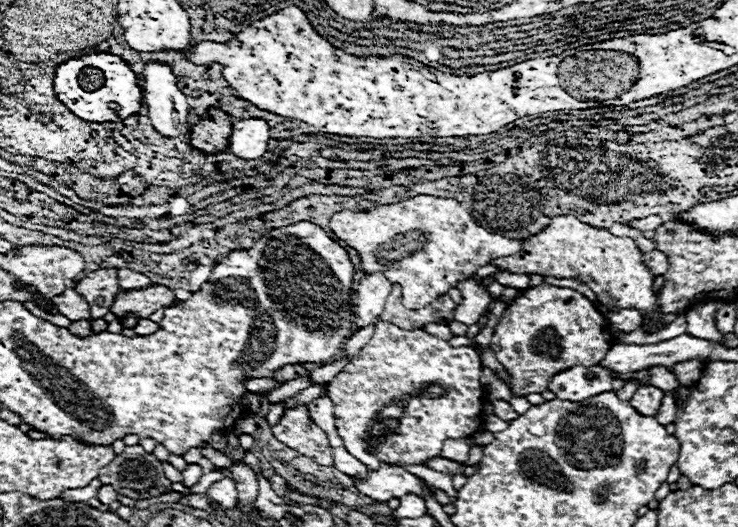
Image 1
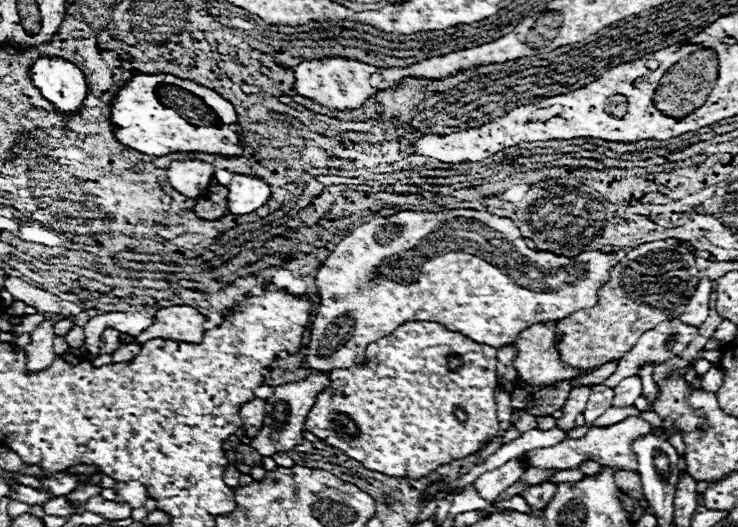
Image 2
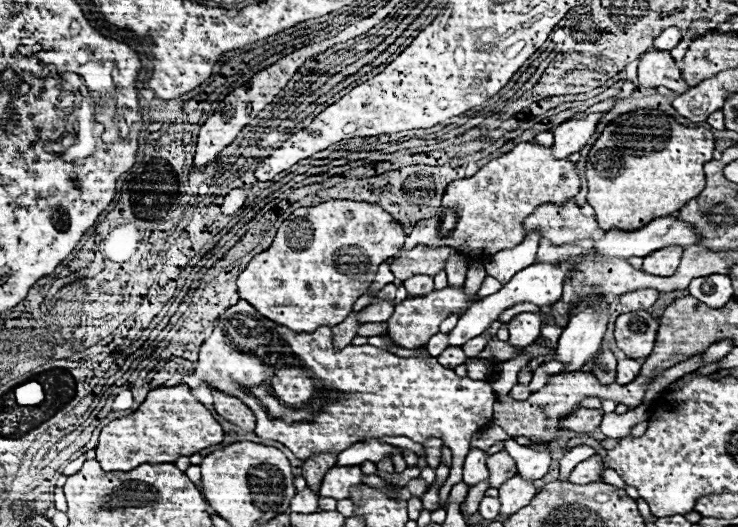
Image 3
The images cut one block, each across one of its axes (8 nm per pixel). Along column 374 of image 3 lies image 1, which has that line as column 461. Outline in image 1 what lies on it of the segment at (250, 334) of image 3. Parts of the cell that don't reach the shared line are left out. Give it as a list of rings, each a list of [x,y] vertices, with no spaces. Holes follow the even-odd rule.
[[[380,320],[376,326],[376,334],[370,338],[370,342],[328,384],[328,398],[334,404],[336,428],[340,438],[344,440],[346,450],[370,470],[376,470],[380,462],[422,464],[424,460],[436,458],[440,454],[442,442],[446,438],[466,438],[480,428],[480,406],[484,404],[484,388],[480,384],[480,376],[482,362],[474,348],[452,348],[446,340],[434,338],[428,332],[402,330],[398,326],[392,326],[390,322]]]

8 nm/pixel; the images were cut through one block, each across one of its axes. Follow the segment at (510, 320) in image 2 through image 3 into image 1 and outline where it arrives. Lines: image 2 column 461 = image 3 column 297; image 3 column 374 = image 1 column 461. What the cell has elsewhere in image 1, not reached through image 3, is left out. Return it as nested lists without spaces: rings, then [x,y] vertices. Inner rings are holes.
[[[416,196],[404,202],[376,206],[368,212],[342,210],[330,220],[332,232],[348,246],[358,250],[362,270],[384,272],[388,280],[402,286],[404,306],[418,310],[434,302],[458,284],[460,276],[476,274],[492,258],[510,256],[520,250],[520,240],[492,234],[478,226],[456,200]]]

